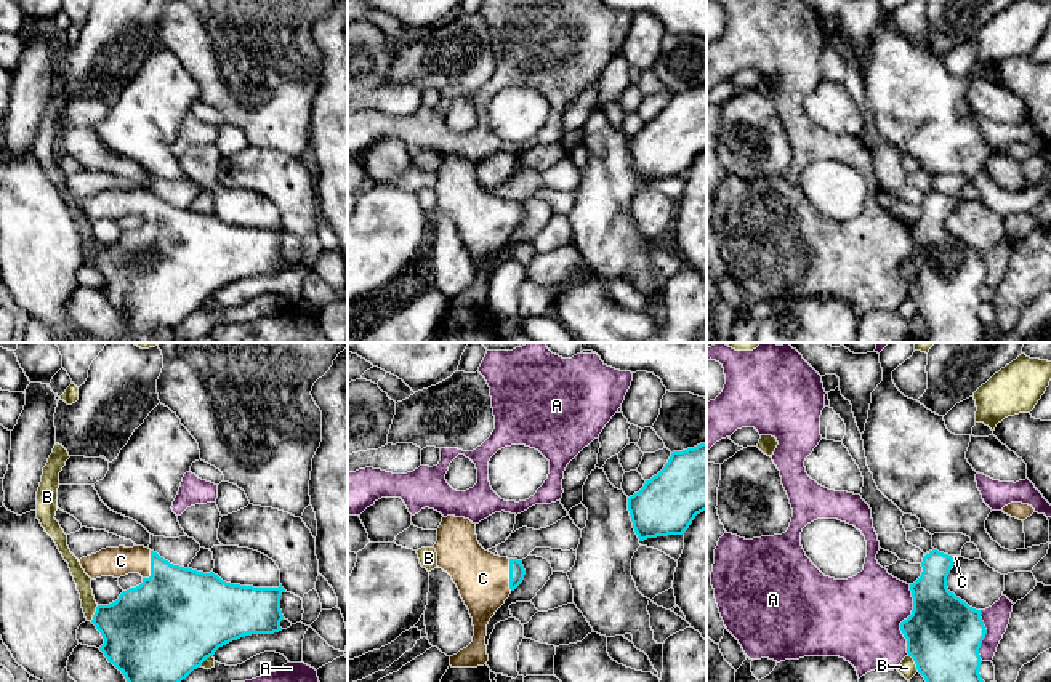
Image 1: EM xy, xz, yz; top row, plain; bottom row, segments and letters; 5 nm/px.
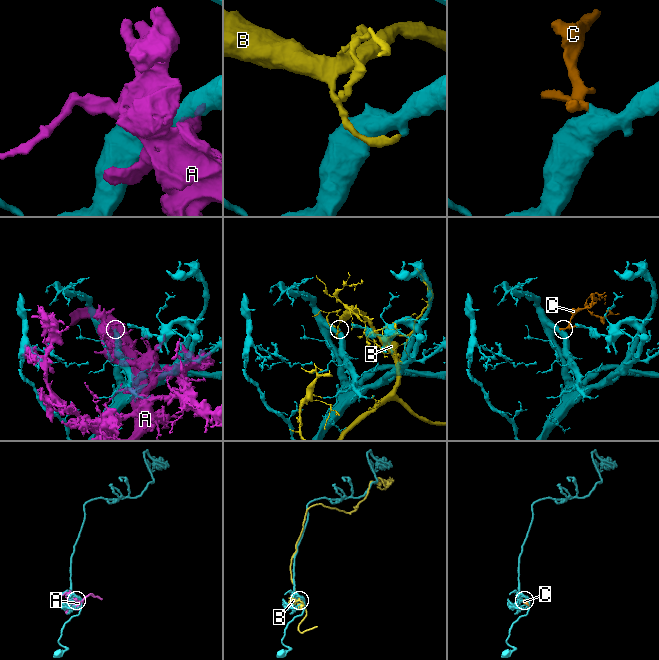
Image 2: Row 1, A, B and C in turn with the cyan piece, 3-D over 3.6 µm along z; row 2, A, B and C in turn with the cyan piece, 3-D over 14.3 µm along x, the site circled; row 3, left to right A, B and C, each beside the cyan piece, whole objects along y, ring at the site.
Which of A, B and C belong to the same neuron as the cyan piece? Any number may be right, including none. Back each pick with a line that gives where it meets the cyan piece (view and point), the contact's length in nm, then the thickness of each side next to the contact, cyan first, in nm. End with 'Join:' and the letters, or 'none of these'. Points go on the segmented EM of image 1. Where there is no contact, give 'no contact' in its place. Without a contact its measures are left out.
C: meets cyan in xy at (151, 567); contact 150 nm long; 440 nm thick on the cyan side, 150 nm on the other
Join: C

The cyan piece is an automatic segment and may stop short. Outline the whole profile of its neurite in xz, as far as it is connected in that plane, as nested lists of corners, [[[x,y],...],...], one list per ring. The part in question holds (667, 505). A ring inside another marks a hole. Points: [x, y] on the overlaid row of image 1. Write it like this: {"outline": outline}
{"outline": [[[707,442],[673,451],[665,467],[628,498],[628,511],[639,541],[684,535],[695,516],[707,511]]]}

